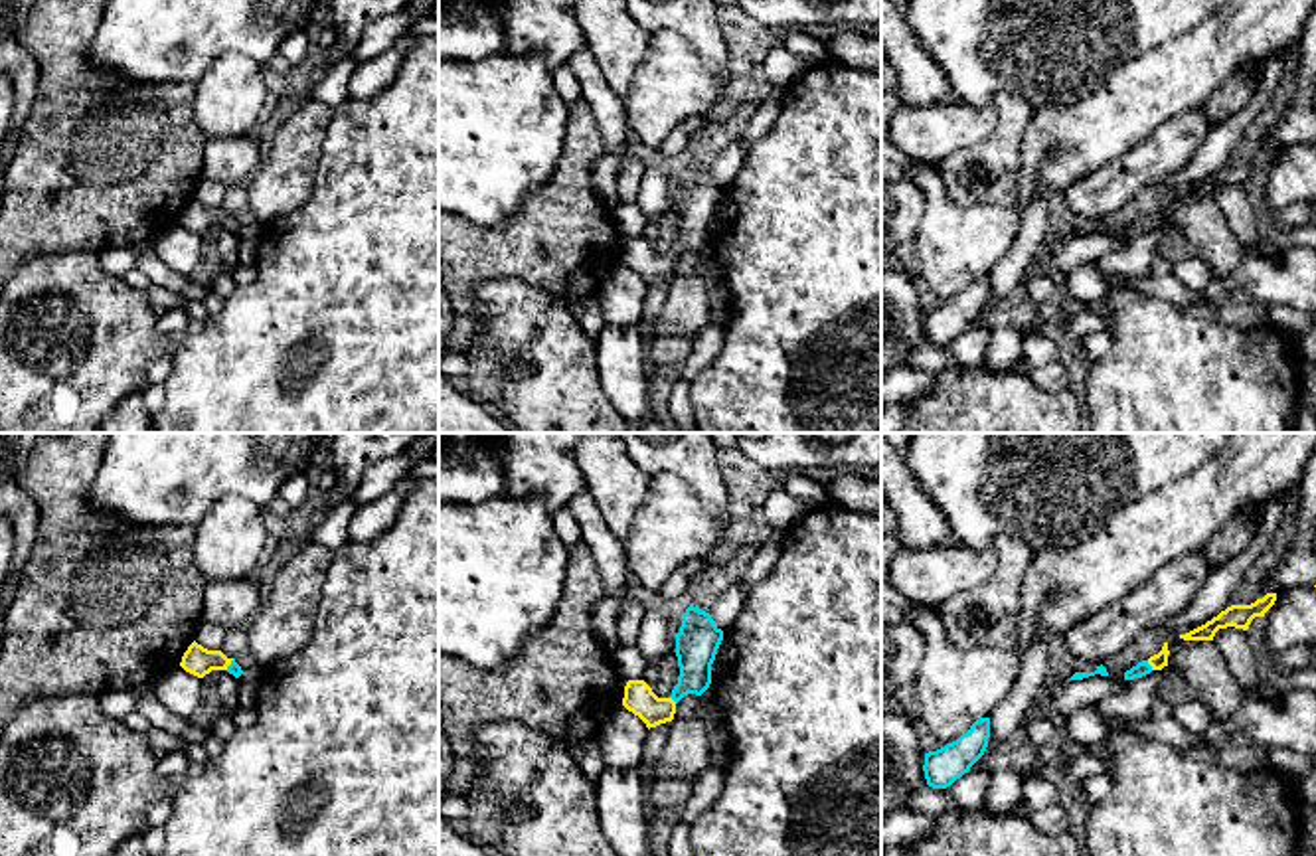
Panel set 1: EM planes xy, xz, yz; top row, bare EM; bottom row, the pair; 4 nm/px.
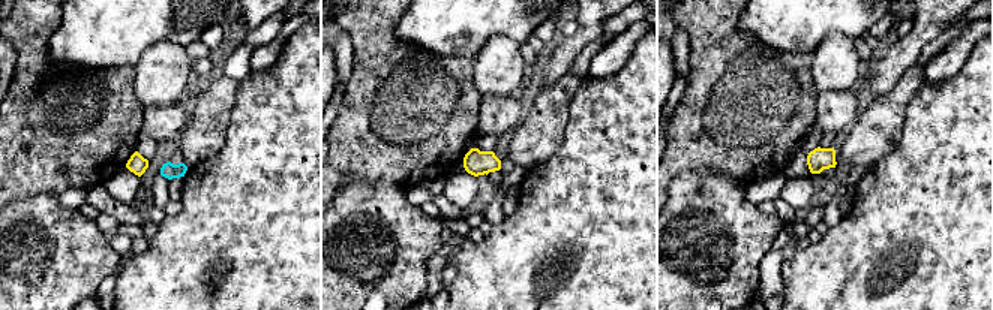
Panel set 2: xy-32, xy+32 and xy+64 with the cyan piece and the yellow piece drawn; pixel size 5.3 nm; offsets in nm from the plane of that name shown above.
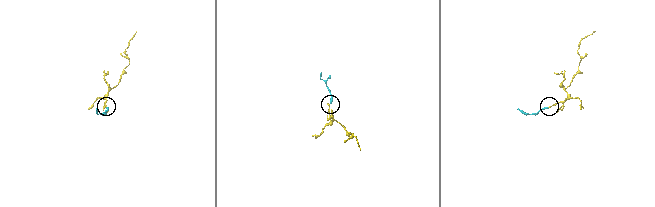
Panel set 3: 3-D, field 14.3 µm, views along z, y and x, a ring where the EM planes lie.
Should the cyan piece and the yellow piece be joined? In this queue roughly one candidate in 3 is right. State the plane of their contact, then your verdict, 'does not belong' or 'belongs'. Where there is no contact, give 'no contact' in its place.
yz | belongs

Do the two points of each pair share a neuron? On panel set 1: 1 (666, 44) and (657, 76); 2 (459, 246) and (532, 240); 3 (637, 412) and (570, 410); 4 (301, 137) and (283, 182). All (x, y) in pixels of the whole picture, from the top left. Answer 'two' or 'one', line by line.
1: one
2: one
3: two
4: one

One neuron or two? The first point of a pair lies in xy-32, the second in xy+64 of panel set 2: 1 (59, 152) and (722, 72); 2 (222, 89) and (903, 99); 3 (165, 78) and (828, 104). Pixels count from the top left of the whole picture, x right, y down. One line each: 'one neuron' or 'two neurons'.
1: one neuron
2: one neuron
3: two neurons

